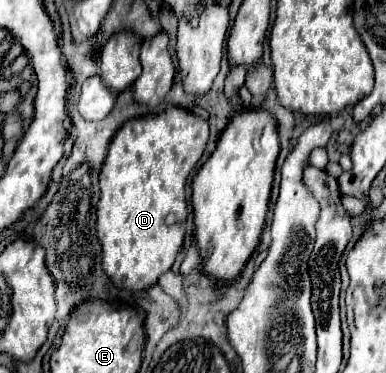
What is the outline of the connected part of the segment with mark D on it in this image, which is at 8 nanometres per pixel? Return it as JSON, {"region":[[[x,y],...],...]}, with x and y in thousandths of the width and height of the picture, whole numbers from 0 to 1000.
{"region":[[[433,284],[433,295],[402,311],[329,322],[298,359],[256,466],[262,525],[251,547],[251,627],[267,665],[267,724],[303,772],[376,777],[448,713],[474,654],[474,601],[484,590],[479,488],[526,418],[536,370],[536,327],[464,284]]]}

